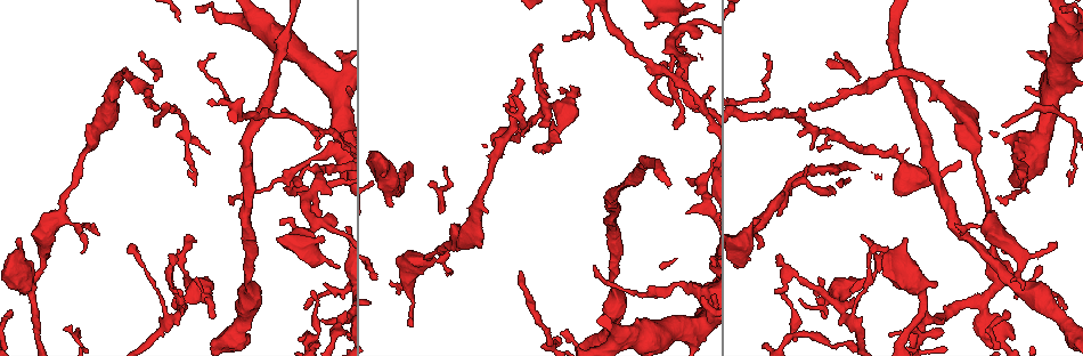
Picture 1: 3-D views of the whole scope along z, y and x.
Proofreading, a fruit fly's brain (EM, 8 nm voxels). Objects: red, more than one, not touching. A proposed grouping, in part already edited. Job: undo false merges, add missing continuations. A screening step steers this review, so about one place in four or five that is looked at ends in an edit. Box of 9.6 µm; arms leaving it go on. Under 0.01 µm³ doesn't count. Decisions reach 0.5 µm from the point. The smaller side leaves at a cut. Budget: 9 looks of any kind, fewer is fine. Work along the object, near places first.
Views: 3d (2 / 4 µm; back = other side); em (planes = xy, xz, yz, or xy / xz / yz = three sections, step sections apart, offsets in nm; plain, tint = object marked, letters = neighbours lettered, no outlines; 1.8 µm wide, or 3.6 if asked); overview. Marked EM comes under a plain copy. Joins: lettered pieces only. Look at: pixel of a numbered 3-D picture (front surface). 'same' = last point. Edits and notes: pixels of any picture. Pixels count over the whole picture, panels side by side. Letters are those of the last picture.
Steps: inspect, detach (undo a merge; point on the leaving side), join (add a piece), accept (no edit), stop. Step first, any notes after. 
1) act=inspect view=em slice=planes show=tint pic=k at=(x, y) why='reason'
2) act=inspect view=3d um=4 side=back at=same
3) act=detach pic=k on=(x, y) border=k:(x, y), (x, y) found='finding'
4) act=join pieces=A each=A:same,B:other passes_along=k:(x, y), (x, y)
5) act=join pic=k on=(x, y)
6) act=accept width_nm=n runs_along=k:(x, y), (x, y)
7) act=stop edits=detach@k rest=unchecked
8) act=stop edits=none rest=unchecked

act=inspect view=em slice=planes show=letters pic=1 at=(518, 80) why='an open end'

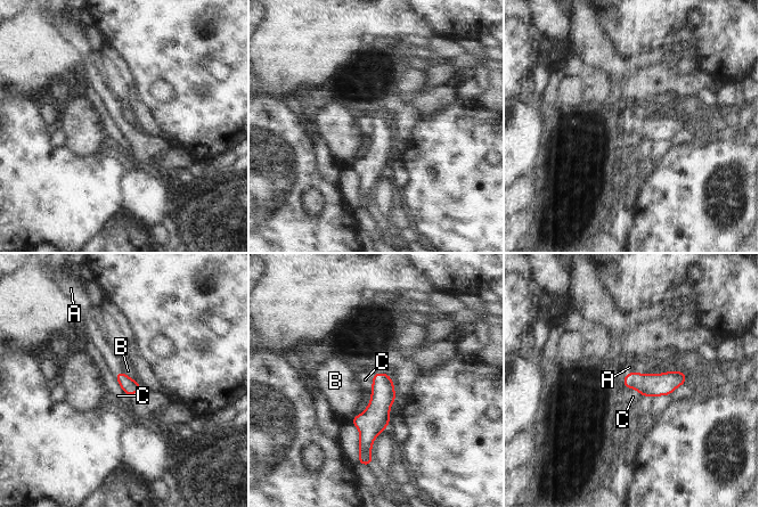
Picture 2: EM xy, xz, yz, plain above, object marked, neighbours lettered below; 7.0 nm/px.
act=join pieces=A each=A:same,B:other,C:other passes_along=2:(652, 385), (628, 373), (629, 367) found='it goes on there'

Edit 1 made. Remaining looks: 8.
act=inspect view=overview

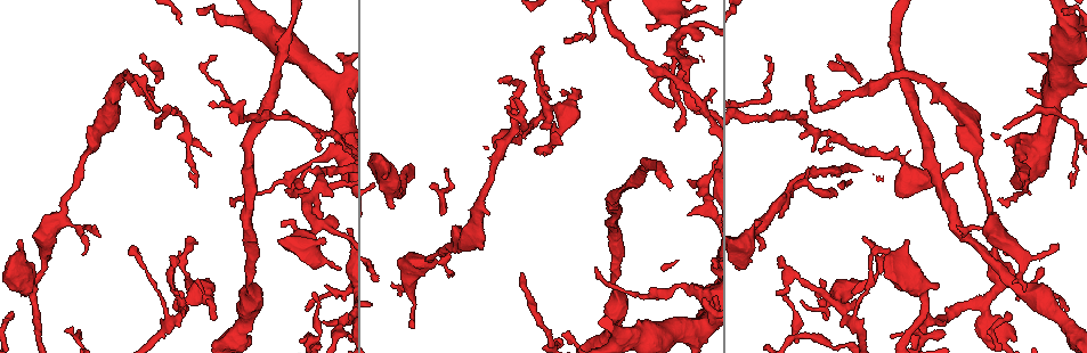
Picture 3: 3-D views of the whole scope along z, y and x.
act=inspect view=3d um=2 side=back pic=3 at=(196, 188) why='thin end'

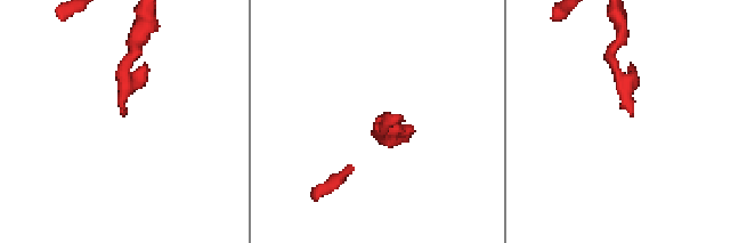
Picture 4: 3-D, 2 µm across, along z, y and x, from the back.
act=inspect view=em slice=xy step=16 show=tint pic=4 at=(629, 112)

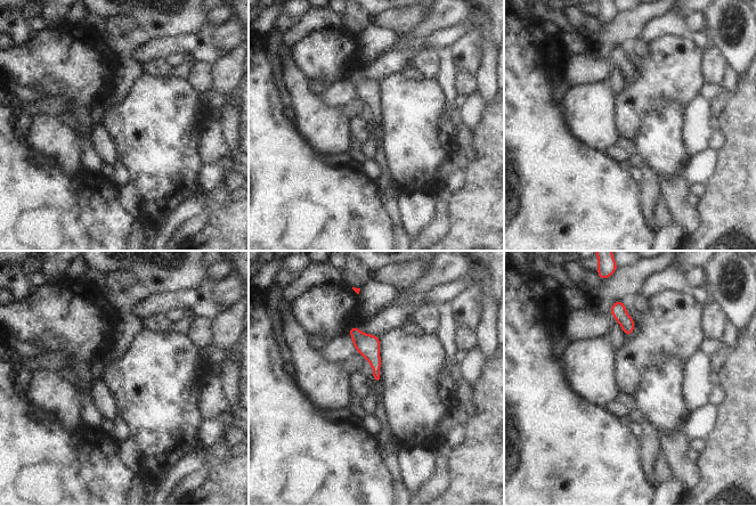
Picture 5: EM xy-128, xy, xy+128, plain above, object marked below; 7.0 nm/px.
act=inspect view=em slice=planes show=letters at=same why='cut it another way'

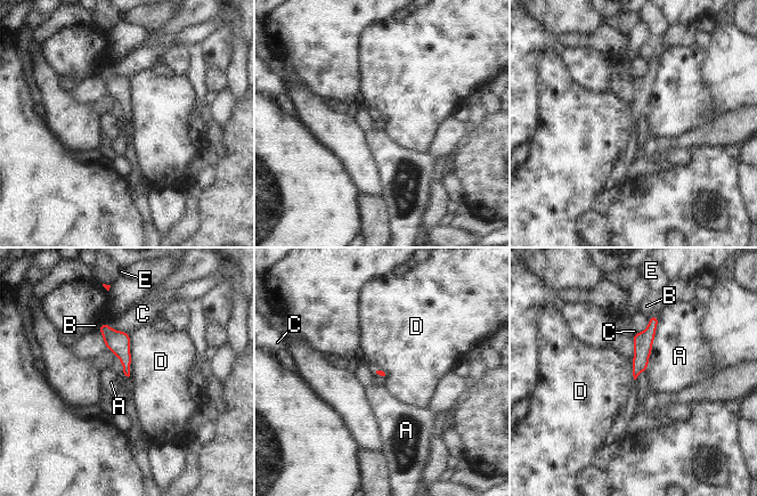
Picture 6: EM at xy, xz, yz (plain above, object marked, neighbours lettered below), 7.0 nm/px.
act=accept each=A:other,B:other,C:other,D:other,E:other runs_along=6:(656, 318), (643, 341), (635, 373) found='no lettered piece goes on from it'

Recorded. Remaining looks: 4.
act=inspect view=3d um=2 pic=3 at=(414, 326) why='tapers out'

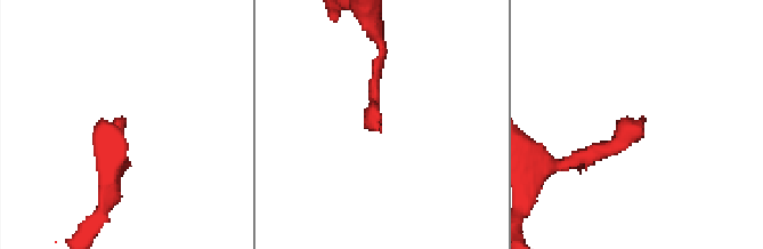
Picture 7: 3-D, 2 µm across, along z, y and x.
act=inspect view=em slice=xy step=4 show=tint pic=7 at=(126, 118)

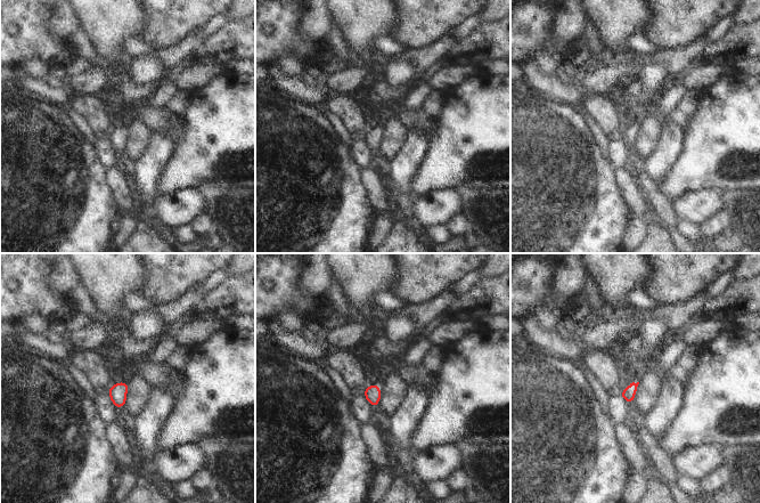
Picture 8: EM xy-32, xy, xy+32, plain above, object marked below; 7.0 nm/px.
act=inspect view=em slice=planes show=letters at=same

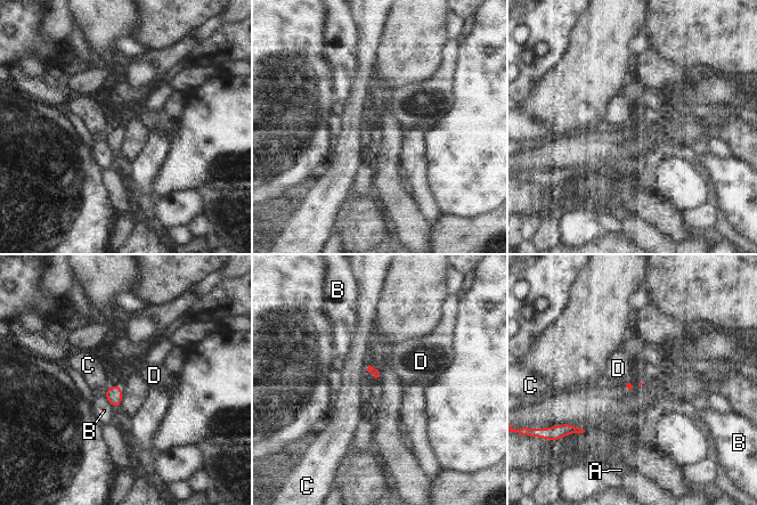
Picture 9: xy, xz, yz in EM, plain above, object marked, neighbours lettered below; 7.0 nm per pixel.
act=accept each=A:other,B:other,C:other,D:other found='no lettered piece goes on from it'

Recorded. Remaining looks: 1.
act=stop edits=join@2 rest=unchecked

